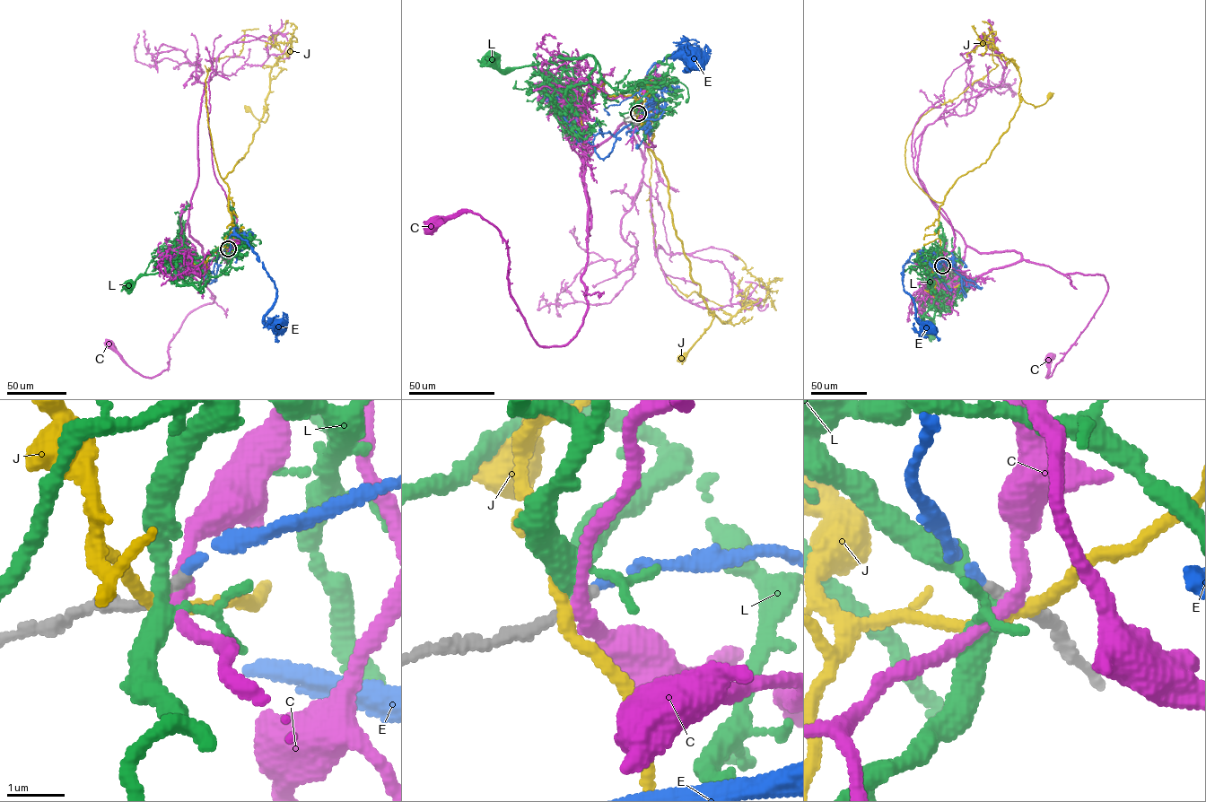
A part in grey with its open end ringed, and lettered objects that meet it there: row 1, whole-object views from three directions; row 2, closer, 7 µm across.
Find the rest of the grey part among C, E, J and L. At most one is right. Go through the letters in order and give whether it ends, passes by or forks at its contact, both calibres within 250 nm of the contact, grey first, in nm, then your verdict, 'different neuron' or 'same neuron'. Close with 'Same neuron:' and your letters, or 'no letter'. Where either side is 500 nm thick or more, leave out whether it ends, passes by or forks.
C: it passes by | 220/220 nm | different neuron
E: it ends | 180/150 nm | same neuron
J: it passes by | 240/200 nm | different neuron
L: it forks | 200/280 nm | different neuron
Same neuron: E

